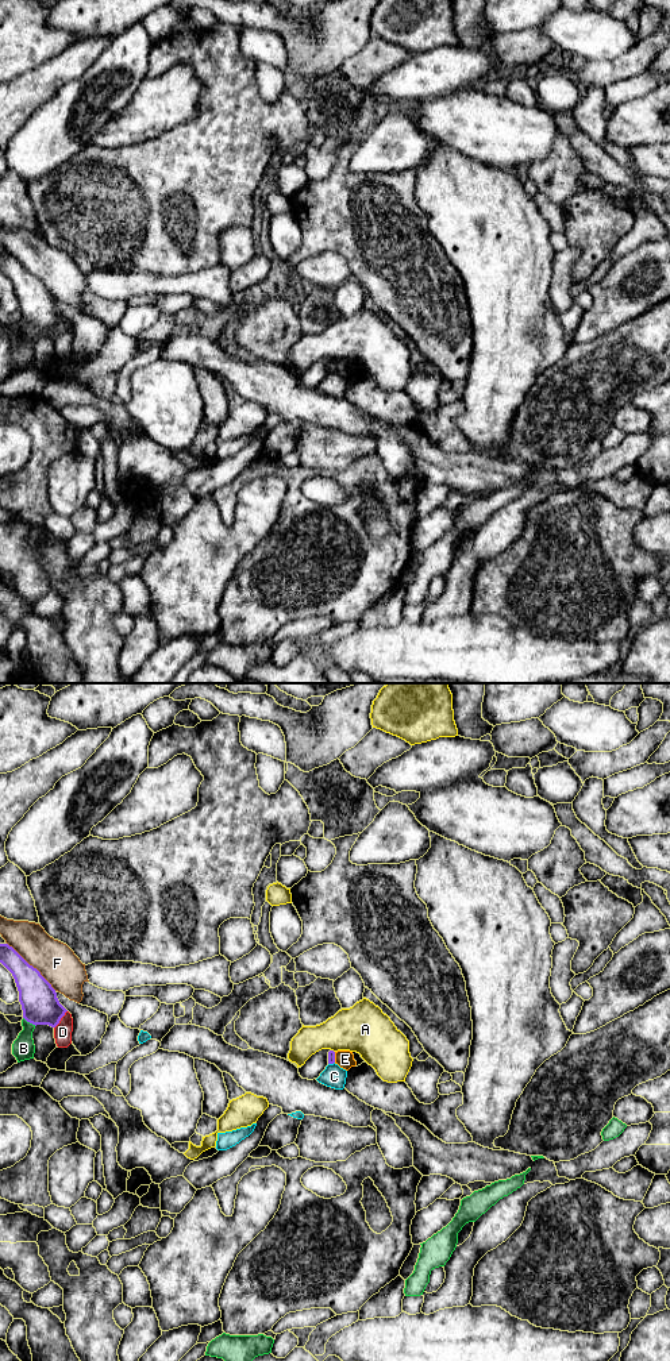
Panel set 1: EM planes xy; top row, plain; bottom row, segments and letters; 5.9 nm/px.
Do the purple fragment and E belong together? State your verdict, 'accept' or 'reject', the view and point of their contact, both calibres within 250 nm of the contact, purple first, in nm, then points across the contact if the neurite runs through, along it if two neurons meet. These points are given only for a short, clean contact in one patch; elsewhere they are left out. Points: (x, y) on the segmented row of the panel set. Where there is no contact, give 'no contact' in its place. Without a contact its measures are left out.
reject | xy (334, 1057) | 50/110 nm | along xy (334, 1052), (335, 1061)

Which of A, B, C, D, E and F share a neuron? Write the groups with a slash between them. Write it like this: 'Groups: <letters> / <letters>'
Groups: A / B / C / D / E / F

